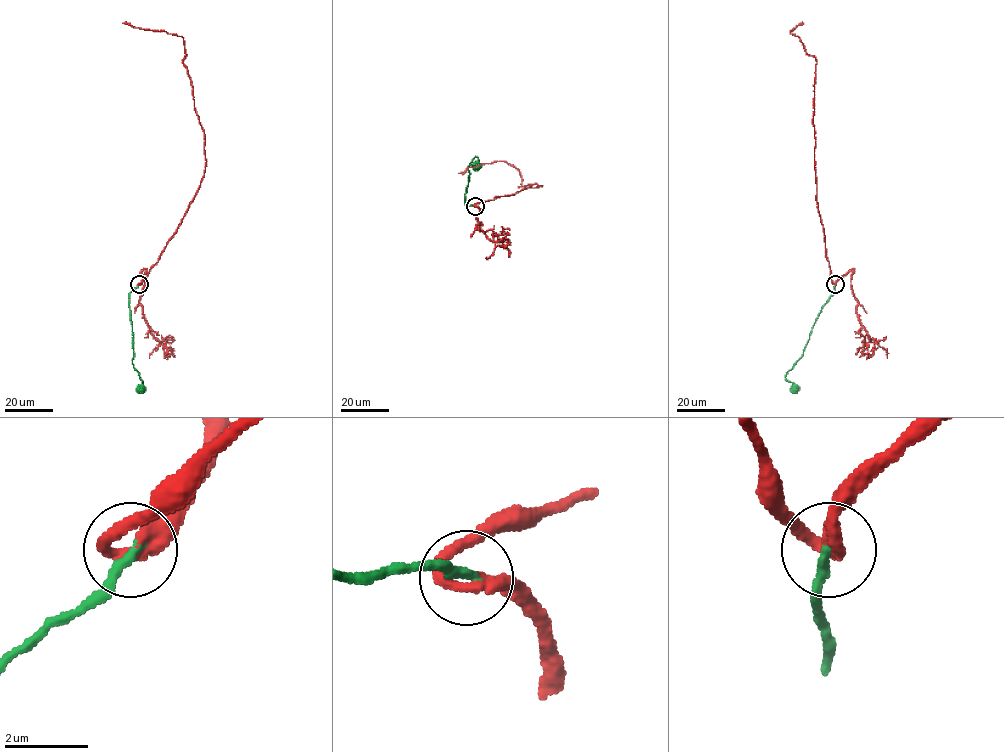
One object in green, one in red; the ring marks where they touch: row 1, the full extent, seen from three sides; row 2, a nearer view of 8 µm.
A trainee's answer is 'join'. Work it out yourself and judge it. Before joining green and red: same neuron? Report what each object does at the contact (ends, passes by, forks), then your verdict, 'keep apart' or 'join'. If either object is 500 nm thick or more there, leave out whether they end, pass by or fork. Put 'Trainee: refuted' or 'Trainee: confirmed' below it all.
green ends; red passes by; join
Trainee: confirmed

